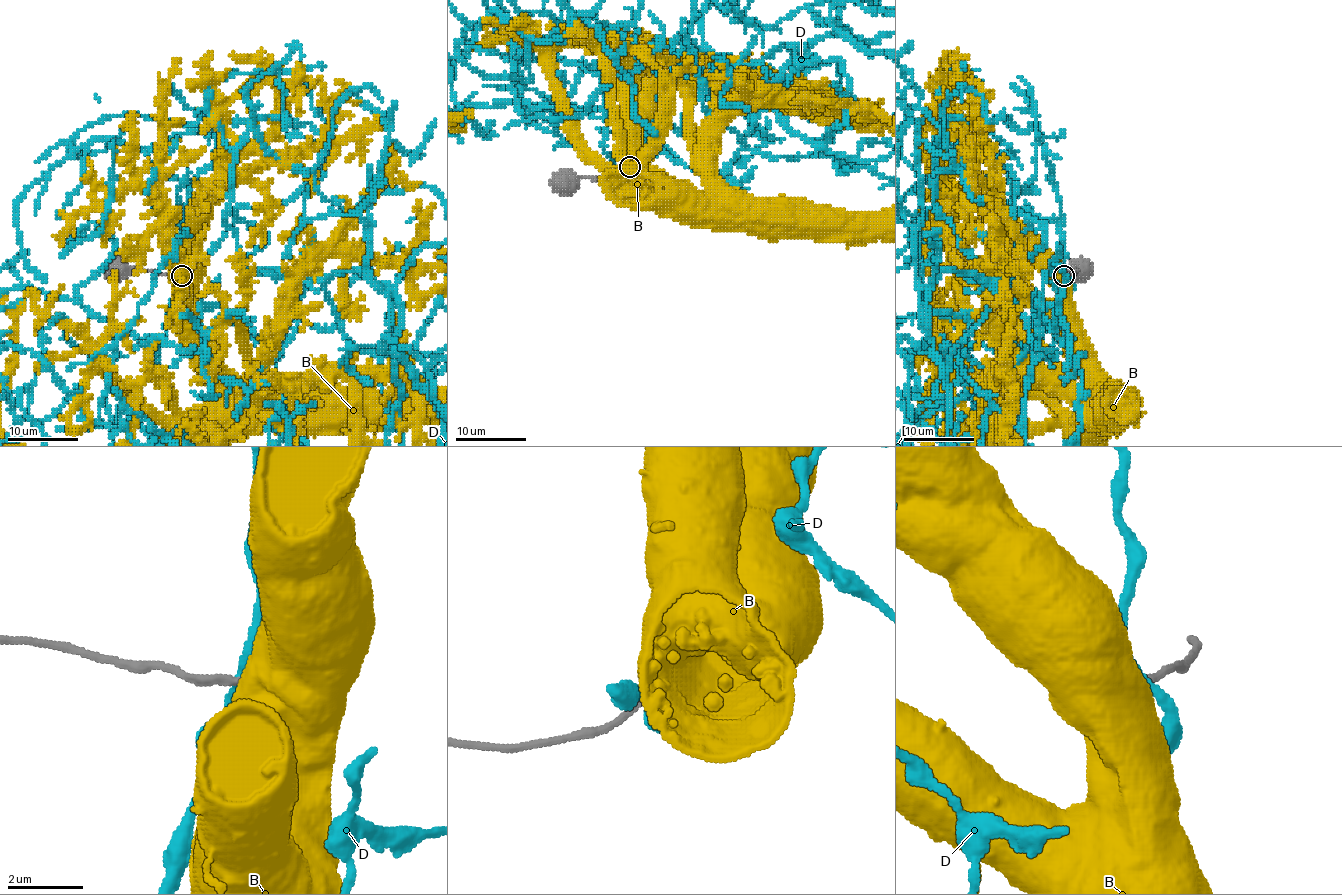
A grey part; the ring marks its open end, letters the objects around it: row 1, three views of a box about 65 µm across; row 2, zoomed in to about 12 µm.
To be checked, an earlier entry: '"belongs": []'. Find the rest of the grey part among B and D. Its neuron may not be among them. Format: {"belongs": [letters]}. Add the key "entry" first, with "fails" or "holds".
{"entry": "holds", "belongs": []}

